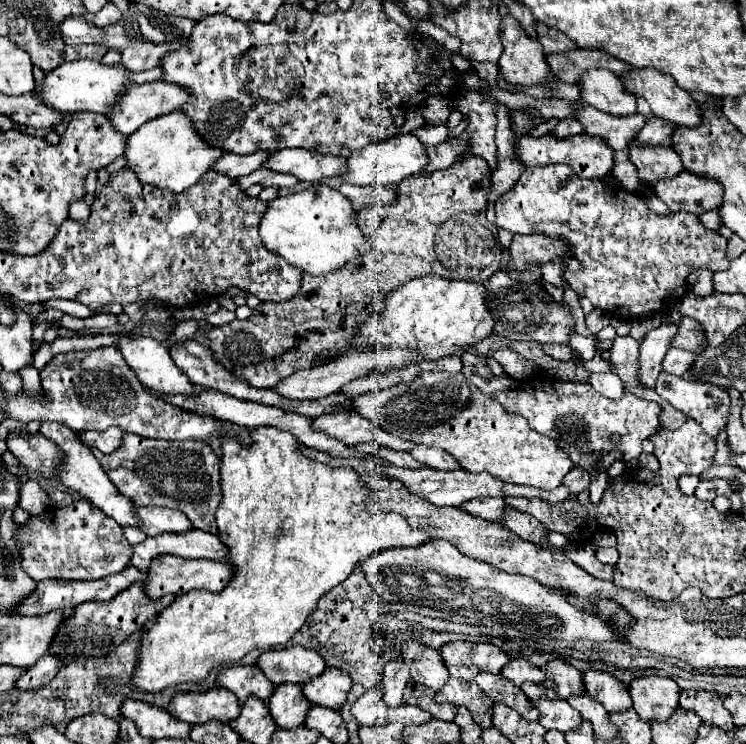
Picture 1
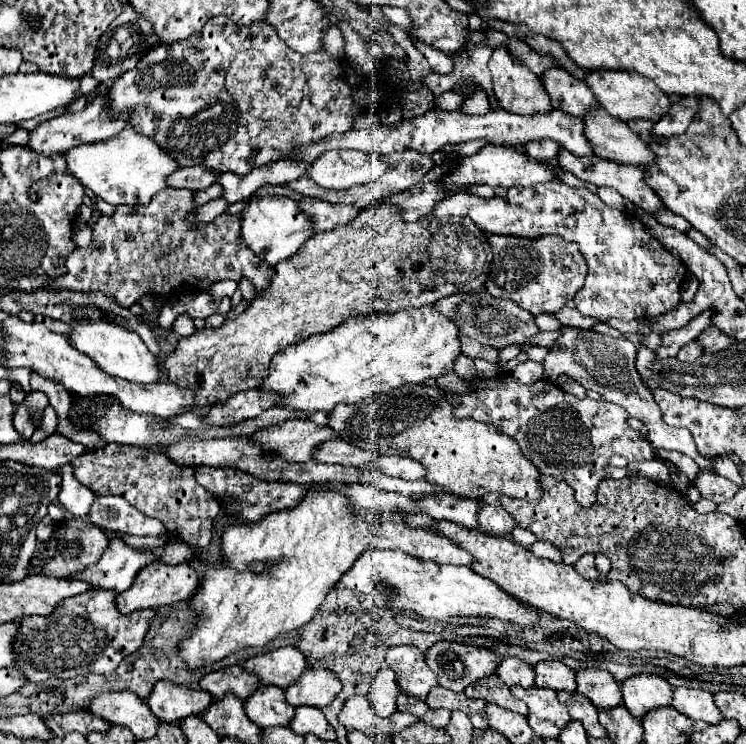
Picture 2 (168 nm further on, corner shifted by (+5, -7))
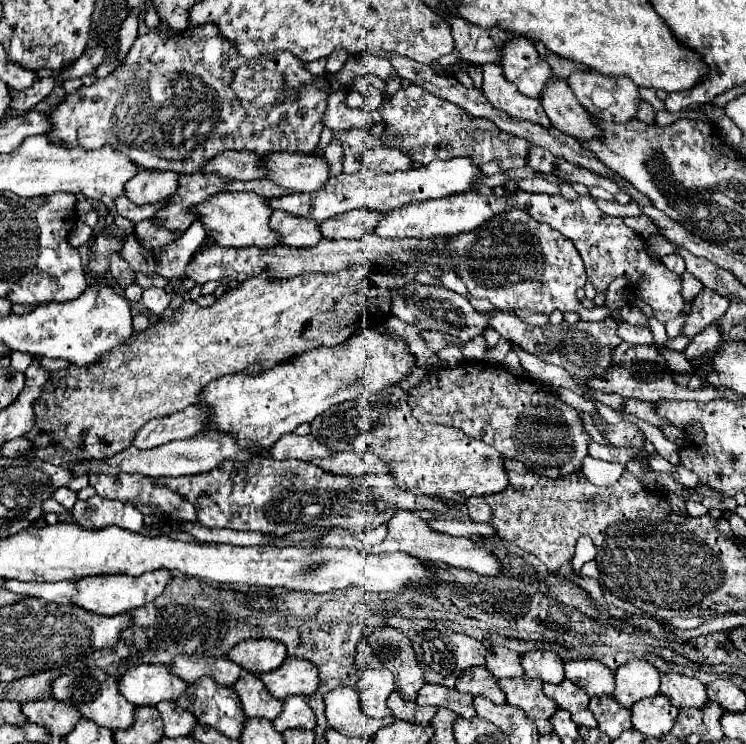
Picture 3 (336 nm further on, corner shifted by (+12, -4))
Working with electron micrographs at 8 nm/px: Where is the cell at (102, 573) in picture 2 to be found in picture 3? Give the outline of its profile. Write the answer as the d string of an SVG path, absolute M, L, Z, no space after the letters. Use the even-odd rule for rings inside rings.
M4 581L6 589L24 595L24 597L38 597L48 603L70 603L72 595L76 593L76 581L56 581L56 583L46 583L46 581L36 581L36 583L22 583L22 581Z

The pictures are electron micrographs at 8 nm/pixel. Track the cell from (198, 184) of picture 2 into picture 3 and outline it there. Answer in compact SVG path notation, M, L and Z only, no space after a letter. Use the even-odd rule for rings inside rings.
M142 169L124 185L124 195L136 205L148 205L164 201L176 193L178 173L174 171L146 171Z

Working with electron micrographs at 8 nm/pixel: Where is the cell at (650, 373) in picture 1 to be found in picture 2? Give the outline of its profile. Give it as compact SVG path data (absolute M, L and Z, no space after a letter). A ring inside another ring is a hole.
M703 312L697 318L693 318L687 326L671 330L671 332L665 332L661 336L661 346L655 350L655 356L663 356L663 360L671 358L671 356L677 356L677 352L687 342L695 340L709 326L709 318L711 318L711 312Z

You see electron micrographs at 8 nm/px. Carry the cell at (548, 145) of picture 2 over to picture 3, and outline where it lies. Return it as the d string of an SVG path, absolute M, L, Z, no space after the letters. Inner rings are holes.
M420 85L402 87L380 105L380 115L384 125L380 139L384 147L396 147L402 153L408 153L408 157L420 165L428 165L434 159L452 157L470 157L476 167L482 167L488 161L498 161L500 171L520 169L526 165L526 155L530 149L528 141L500 131L484 117L472 117L456 103L436 97L426 89L420 89Z

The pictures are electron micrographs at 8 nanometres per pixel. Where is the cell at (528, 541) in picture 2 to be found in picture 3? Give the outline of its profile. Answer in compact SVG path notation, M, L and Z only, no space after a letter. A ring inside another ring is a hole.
M435 518L427 524L440 532L448 533L453 536L470 537L472 535L494 535L494 528L490 523L475 523L473 521L458 522L456 520L445 520Z

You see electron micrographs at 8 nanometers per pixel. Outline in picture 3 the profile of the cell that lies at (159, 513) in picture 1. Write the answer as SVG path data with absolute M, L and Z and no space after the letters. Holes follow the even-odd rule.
M94 495L86 501L76 501L72 513L76 523L86 529L104 529L108 525L116 525L136 533L144 527L144 519L138 509L122 501L102 499L100 495Z

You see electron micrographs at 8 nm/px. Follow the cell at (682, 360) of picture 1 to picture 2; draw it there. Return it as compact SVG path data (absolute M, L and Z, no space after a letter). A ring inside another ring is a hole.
M691 342L691 344L685 344L685 346L679 350L677 358L683 360L683 362L691 362L691 360L695 360L695 358L699 358L699 356L703 354L701 350L703 350L703 348L701 348L697 342Z

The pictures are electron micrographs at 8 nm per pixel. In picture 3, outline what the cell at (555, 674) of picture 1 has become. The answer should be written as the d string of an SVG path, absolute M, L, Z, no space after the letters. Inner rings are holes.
M526 651L522 655L522 667L526 677L538 677L548 683L562 683L564 681L564 667L562 659L554 651Z

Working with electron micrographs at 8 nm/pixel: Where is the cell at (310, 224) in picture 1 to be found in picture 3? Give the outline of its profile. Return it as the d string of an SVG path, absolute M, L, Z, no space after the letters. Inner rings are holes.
M216 193L208 197L208 201L194 205L192 213L196 213L196 219L204 225L204 231L208 237L214 239L220 247L274 247L278 245L276 233L268 227L268 219L272 209L266 205L266 199L262 199L256 193Z

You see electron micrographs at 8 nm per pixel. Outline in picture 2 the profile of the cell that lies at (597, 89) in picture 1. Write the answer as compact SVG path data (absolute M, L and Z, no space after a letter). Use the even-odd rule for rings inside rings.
M551 68L541 82L551 98L553 108L579 118L583 118L591 108L599 108L599 104L595 104L593 92L587 88L587 82L575 78L563 68Z

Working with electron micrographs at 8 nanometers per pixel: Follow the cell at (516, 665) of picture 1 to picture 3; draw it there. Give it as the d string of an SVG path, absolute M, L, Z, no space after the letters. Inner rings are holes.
M492 645L488 647L486 657L486 667L488 671L496 677L496 679L504 679L504 677L520 677L524 675L524 669L520 665L520 655L516 651L510 651L506 647L498 647Z

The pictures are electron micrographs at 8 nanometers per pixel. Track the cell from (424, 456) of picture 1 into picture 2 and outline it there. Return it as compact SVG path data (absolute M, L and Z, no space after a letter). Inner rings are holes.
M393 454L393 456L381 456L375 460L375 464L367 464L365 468L369 470L381 470L387 476L397 476L403 480L421 480L427 476L427 470L423 468L423 464L419 464L417 460Z

